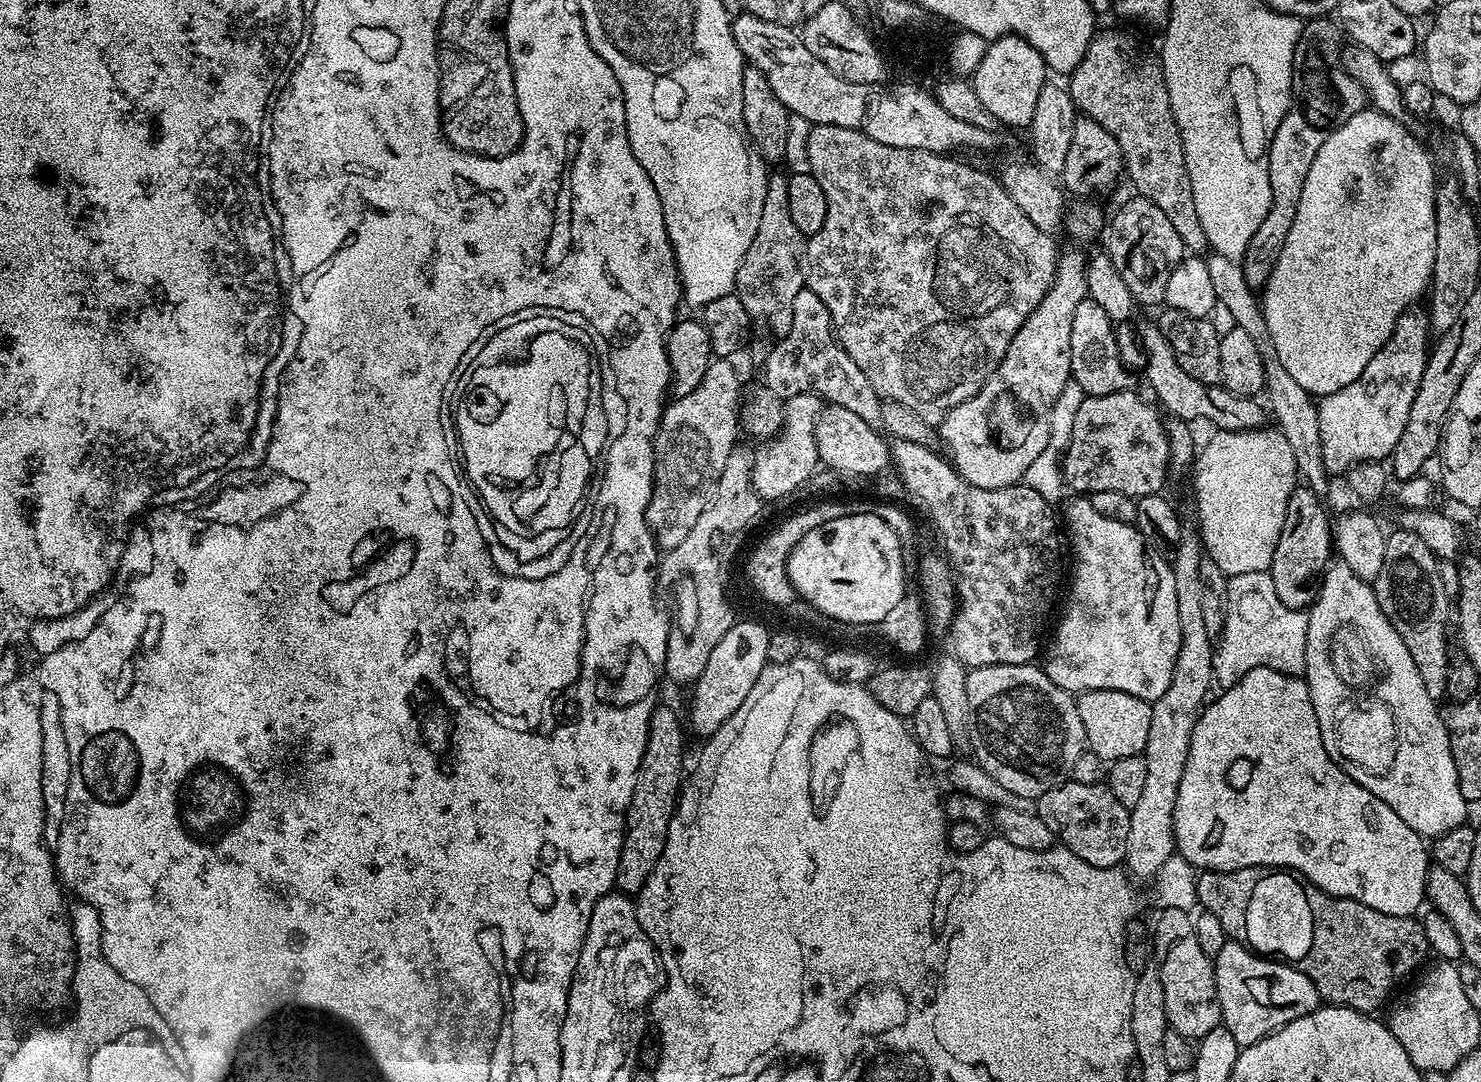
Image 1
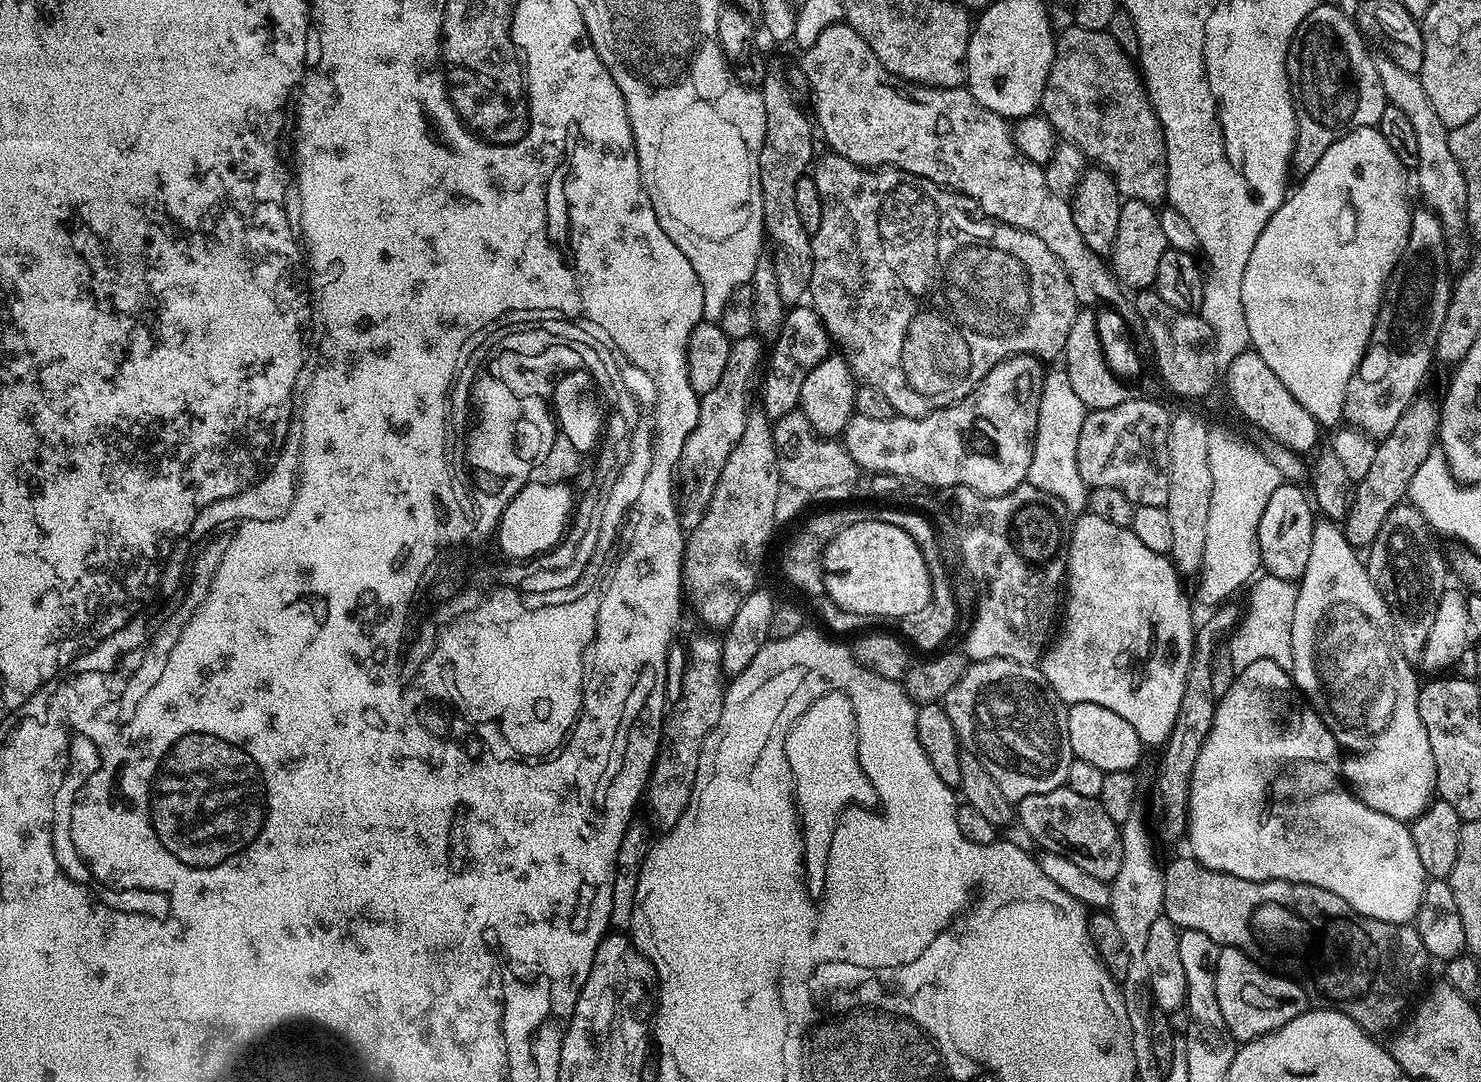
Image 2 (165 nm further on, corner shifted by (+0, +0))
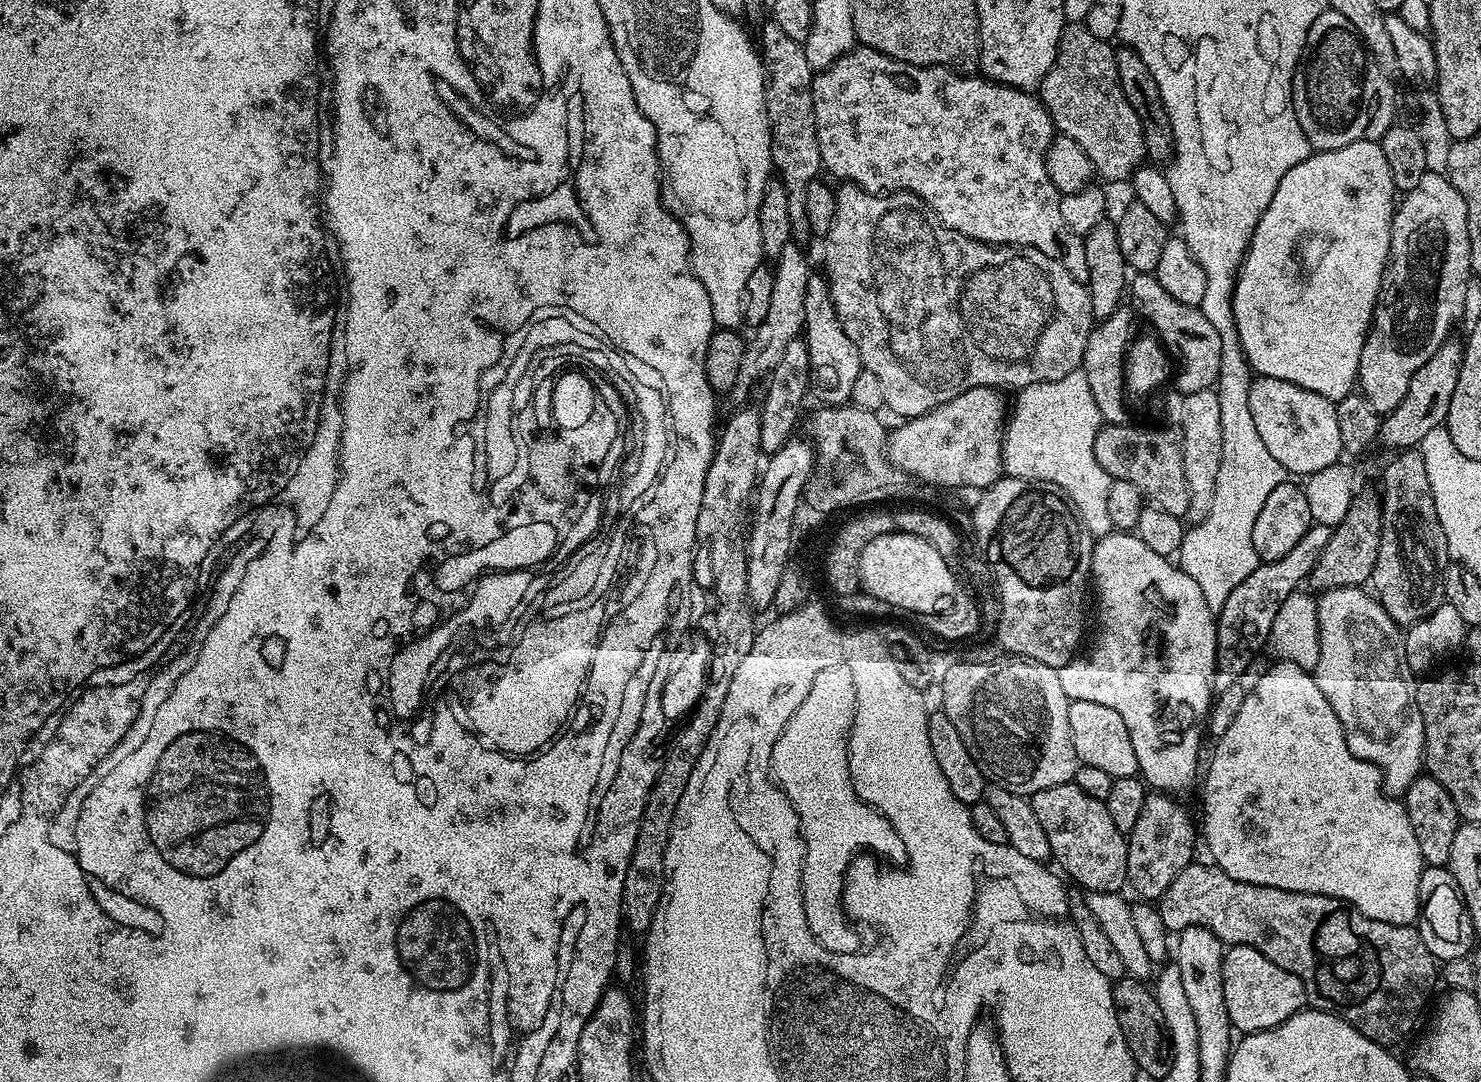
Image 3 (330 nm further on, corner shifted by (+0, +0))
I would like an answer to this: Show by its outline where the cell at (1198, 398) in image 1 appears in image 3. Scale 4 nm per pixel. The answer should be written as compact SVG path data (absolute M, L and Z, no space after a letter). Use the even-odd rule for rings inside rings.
M857 46L852 49L851 52L846 53L842 58L838 58L838 62L834 62L825 72L815 73L812 82L812 101L814 102L814 122L816 123L816 133L818 134L818 150L820 151L820 163L825 169L828 168L837 176L837 181L847 182L849 184L857 184L859 188L865 188L868 192L878 192L881 194L887 194L890 192L913 192L918 198L922 198L928 204L929 208L936 213L936 217L941 220L947 228L954 230L968 237L970 240L981 240L984 244L995 244L997 246L1019 246L1022 248L1033 248L1038 250L1042 254L1046 254L1050 258L1054 258L1054 262L1058 262L1061 266L1068 271L1068 273L1075 278L1075 280L1084 282L1087 281L1088 271L1086 270L1086 250L1084 249L1084 242L1082 237L1078 234L1074 234L1066 226L1066 222L1063 221L1062 213L1059 209L1059 202L1061 194L1058 192L1052 183L1050 175L1046 170L1046 162L1044 156L1048 152L1048 148L1051 146L1054 139L1054 129L1052 126L1052 120L1048 117L1048 111L1044 109L1043 104L1031 91L1023 88L1011 88L1005 84L997 84L995 80L989 80L983 75L975 74L976 76L968 76L972 74L961 74L959 71L951 68L945 68L943 66L937 66L935 68L919 68L916 64L903 64L898 62L894 58L882 55L878 50L873 48L866 48L863 46Z

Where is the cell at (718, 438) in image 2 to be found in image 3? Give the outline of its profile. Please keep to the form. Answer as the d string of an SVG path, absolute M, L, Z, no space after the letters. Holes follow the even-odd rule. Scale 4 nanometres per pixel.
M795 241L787 243L782 254L775 259L769 311L760 325L754 328L756 337L747 341L742 358L742 370L738 370L735 395L746 395L755 386L756 379L760 377L762 380L771 375L780 359L786 354L786 347L789 346L790 342L796 340L803 331L806 284L812 275L812 269L810 269L808 260L800 248L801 245Z

